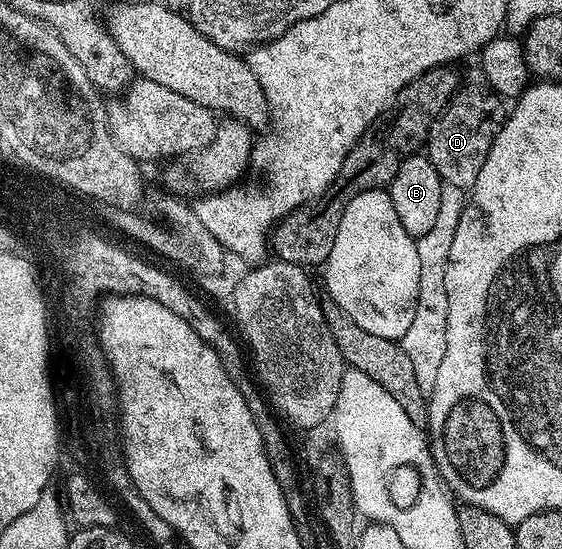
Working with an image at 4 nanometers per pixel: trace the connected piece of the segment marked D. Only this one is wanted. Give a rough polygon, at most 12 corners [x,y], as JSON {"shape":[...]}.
{"shape":[[459,88],[434,120],[425,156],[443,182],[473,189],[503,98]]}

